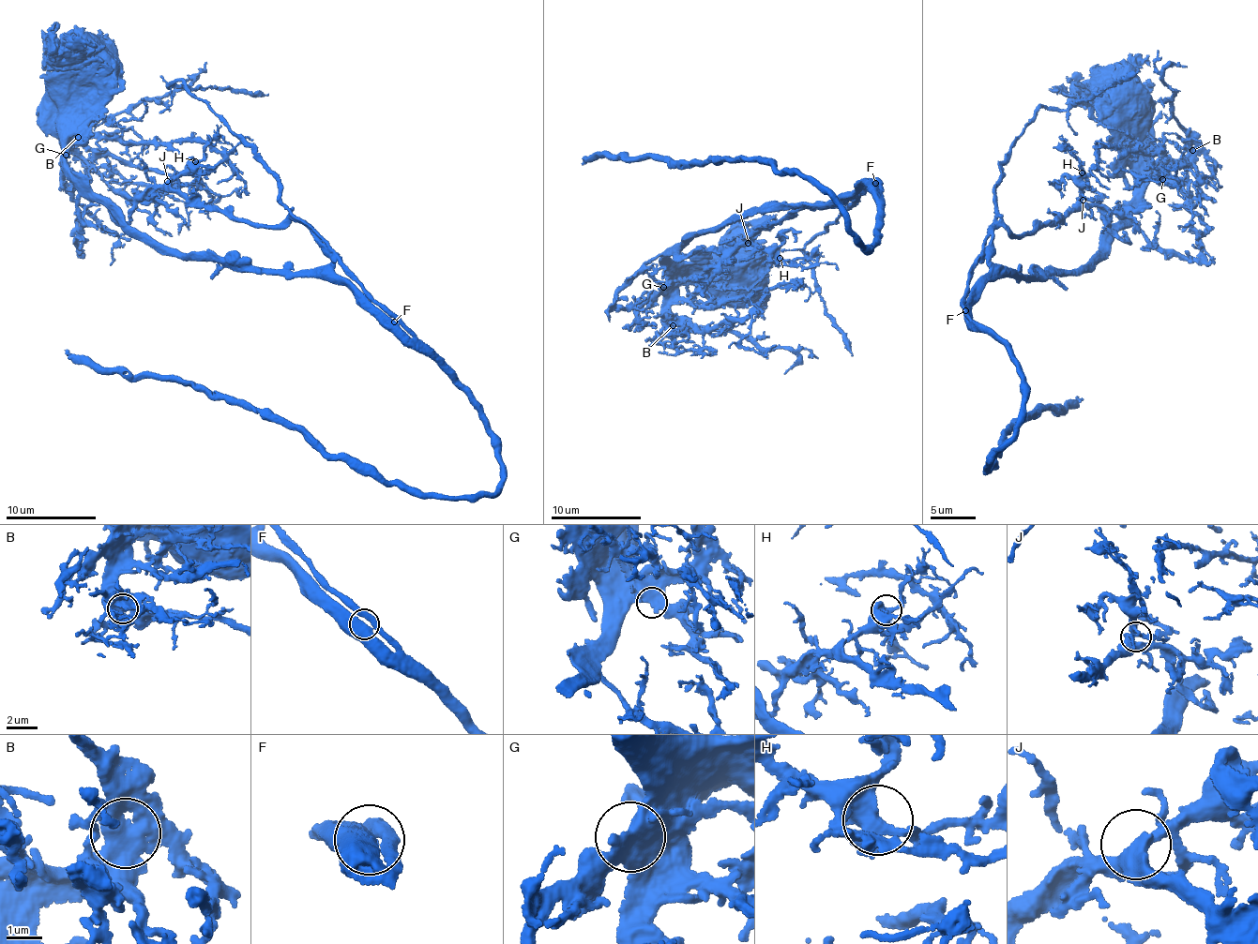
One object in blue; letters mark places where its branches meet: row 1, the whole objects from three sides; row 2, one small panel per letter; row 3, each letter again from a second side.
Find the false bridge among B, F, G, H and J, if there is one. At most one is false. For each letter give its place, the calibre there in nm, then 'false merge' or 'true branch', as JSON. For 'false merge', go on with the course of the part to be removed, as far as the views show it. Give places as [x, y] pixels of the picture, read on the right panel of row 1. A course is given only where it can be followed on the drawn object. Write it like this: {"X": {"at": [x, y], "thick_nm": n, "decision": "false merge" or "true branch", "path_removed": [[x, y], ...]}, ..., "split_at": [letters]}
{"B": {"at": [1192, 150], "thick_nm": 480, "decision": "true branch"}, "F": {"at": [965, 310], "thick_nm": 460, "decision": "true branch"}, "G": {"at": [1162, 179], "thick_nm": 440, "decision": "true branch"}, "H": {"at": [1082, 172], "thick_nm": 400, "decision": "true branch"}, "J": {"at": [1083, 200], "thick_nm": 400, "decision": "true branch"}, "split_at": []}

